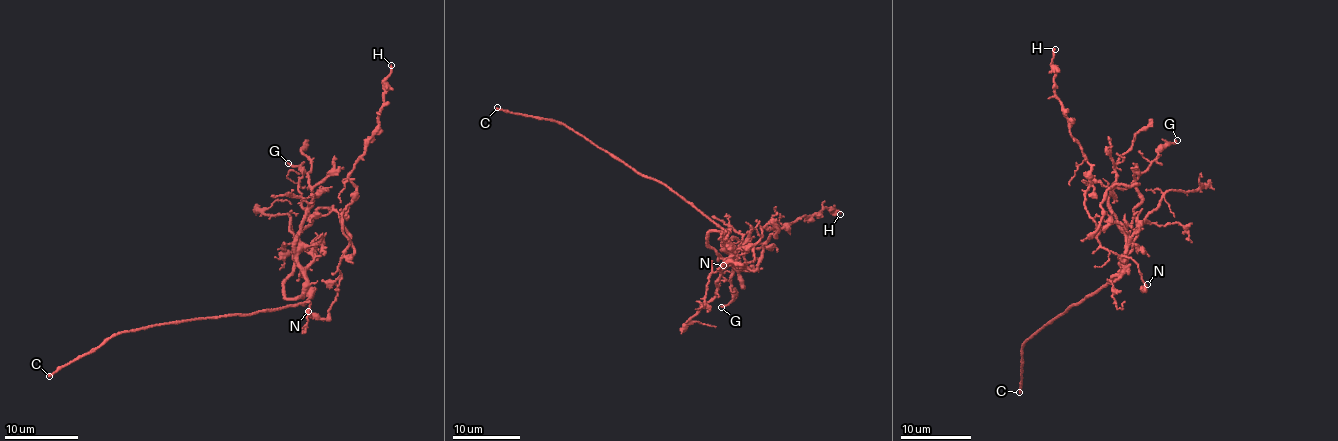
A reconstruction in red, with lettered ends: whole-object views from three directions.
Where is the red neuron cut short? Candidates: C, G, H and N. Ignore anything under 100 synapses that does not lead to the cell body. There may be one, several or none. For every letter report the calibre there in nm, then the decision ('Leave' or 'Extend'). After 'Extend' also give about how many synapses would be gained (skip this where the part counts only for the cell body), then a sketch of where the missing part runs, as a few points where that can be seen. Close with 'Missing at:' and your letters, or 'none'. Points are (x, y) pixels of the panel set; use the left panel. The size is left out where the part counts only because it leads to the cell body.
C: Thickness 180 nm. Extend
G: Thickness 170 nm. Leave
H: Thickness 140 nm. Leave
N: Thickness 190 nm. Leave
Missing at: C

